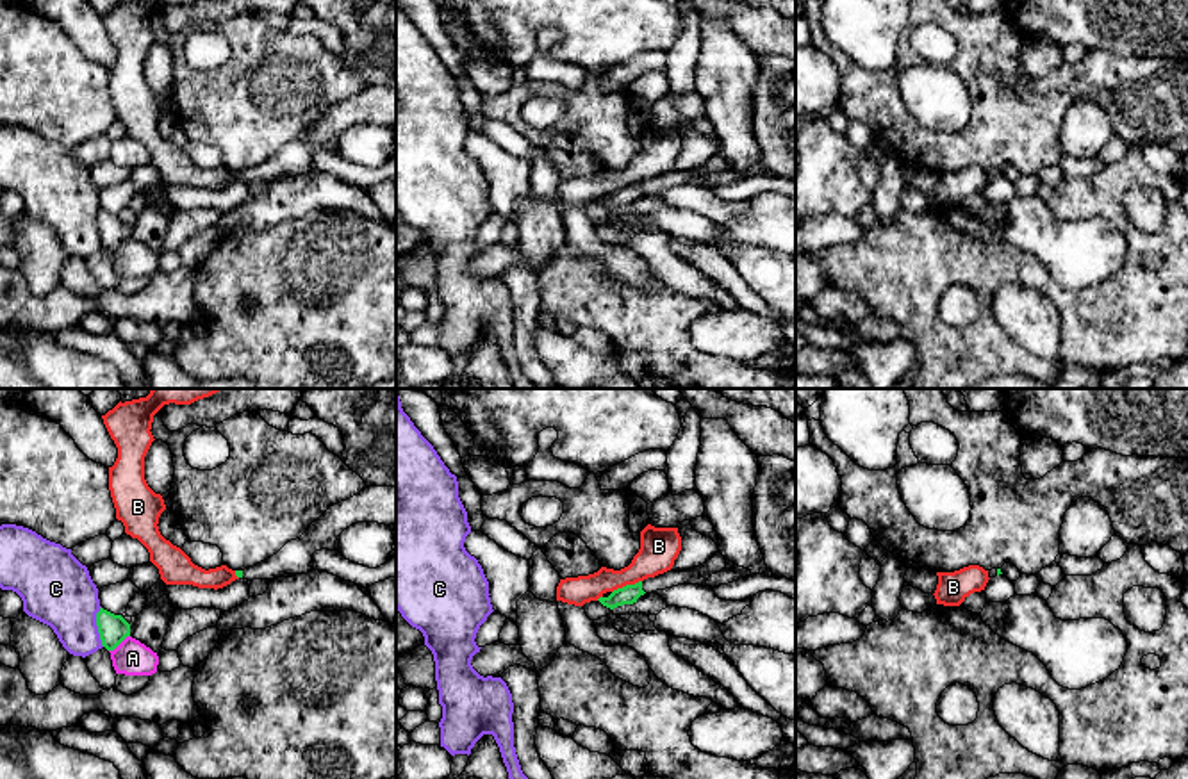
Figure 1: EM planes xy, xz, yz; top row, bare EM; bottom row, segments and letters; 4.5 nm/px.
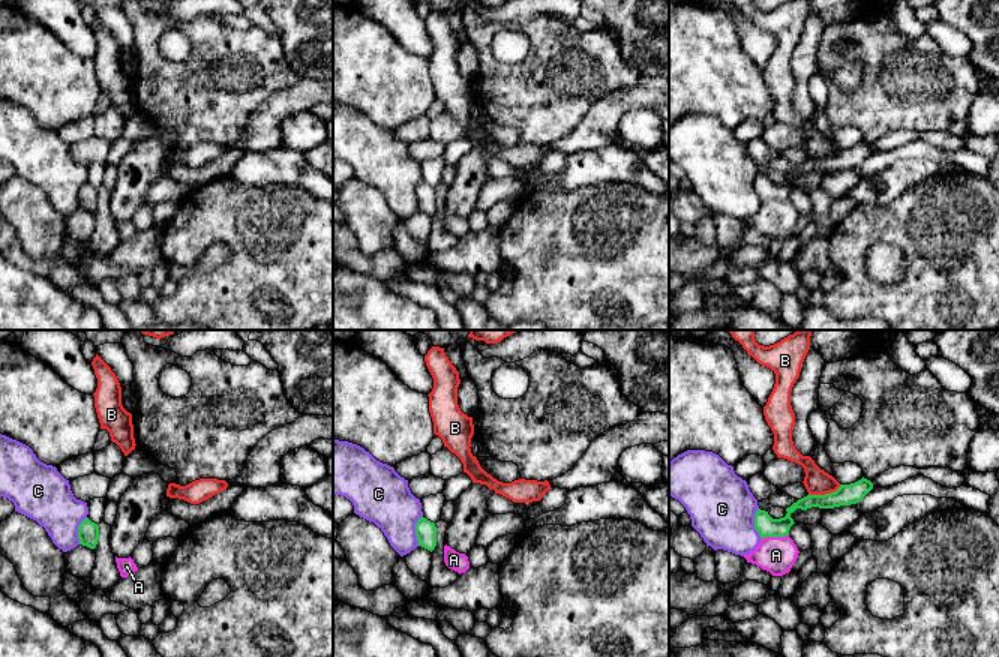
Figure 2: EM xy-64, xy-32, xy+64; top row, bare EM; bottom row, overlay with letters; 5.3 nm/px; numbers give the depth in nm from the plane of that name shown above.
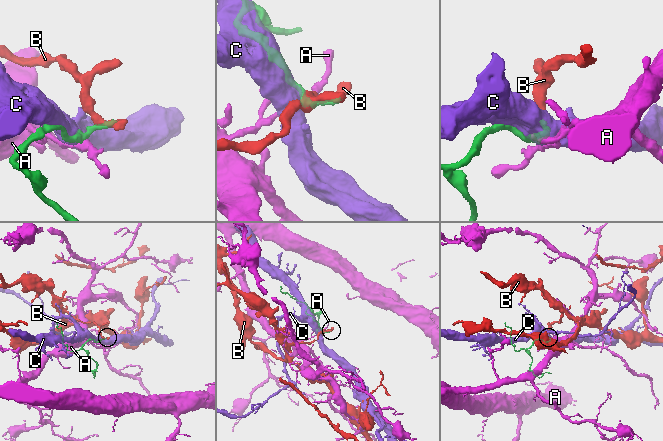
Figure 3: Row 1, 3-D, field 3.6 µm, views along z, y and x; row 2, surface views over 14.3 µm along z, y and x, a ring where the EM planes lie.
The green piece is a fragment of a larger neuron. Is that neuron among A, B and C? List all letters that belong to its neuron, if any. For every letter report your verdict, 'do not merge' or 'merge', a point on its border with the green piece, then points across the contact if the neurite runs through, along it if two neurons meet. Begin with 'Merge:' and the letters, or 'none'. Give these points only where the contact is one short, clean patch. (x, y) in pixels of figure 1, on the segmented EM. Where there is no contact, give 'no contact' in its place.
Merge: none
A: do not merge; meets green in xy at (118, 644); border along xy (129, 635), (109, 651)
B: do not merge; meets green in xz at (626, 585); border along xz (641, 580), (618, 587), (612, 592)
C: do not merge; meets green in xy at (97, 624)

